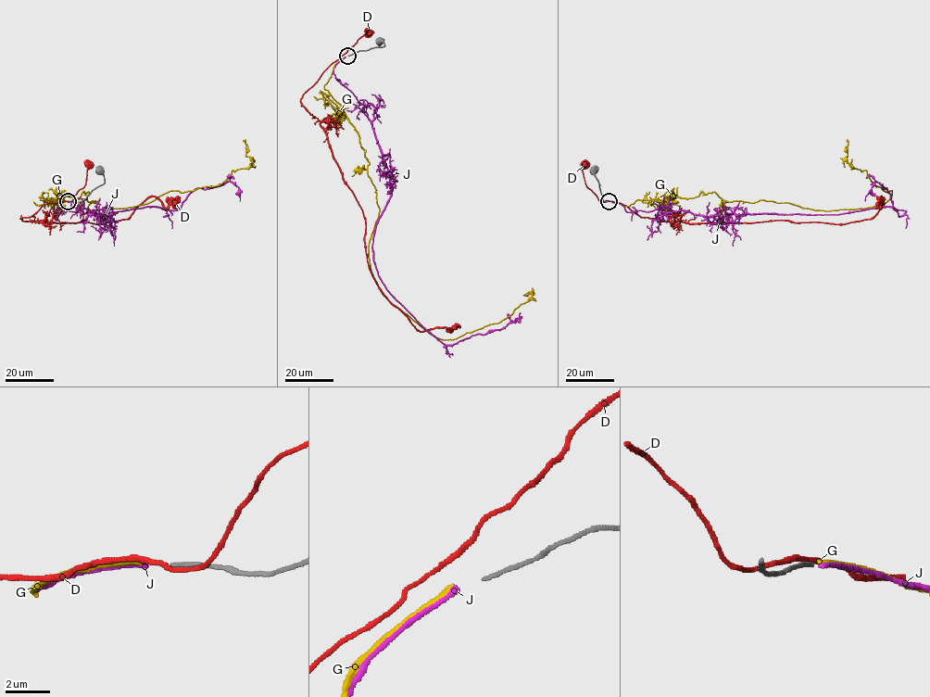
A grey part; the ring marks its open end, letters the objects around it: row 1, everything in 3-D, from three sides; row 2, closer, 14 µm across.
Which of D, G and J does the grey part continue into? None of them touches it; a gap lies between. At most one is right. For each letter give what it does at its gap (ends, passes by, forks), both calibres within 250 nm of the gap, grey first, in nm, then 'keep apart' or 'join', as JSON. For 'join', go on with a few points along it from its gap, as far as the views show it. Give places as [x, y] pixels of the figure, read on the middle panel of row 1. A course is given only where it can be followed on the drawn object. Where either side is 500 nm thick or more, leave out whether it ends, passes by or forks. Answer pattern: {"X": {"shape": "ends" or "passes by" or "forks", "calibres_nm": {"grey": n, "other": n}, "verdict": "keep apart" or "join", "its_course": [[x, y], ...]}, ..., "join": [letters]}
{"D": {"shape": "passes by", "calibres_nm": {"grey": 170, "other": 240}, "verdict": "keep apart"}, "G": {"shape": "ends", "calibres_nm": {"grey": 170, "other": 200}, "verdict": "keep apart"}, "J": {"shape": "ends", "calibres_nm": {"grey": 170, "other": 220}, "verdict": "join", "its_course": [[345, 57], [333, 73], [370, 121], [389, 176], [372, 245], [386, 290], [446, 345], [503, 329], [520, 312]]}, "join": ["J"]}

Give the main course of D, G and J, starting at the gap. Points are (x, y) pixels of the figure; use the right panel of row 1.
D: (606, 200), (600, 202), (585, 185), (583, 170), (584, 165)
G: (609, 201), (659, 205), (714, 192), (728, 202), (812, 209), (883, 204), (892, 191), (848, 162), (847, 139)
J: (609, 201), (627, 212), (661, 208), (704, 216), (898, 210), (875, 181), (865, 200)

